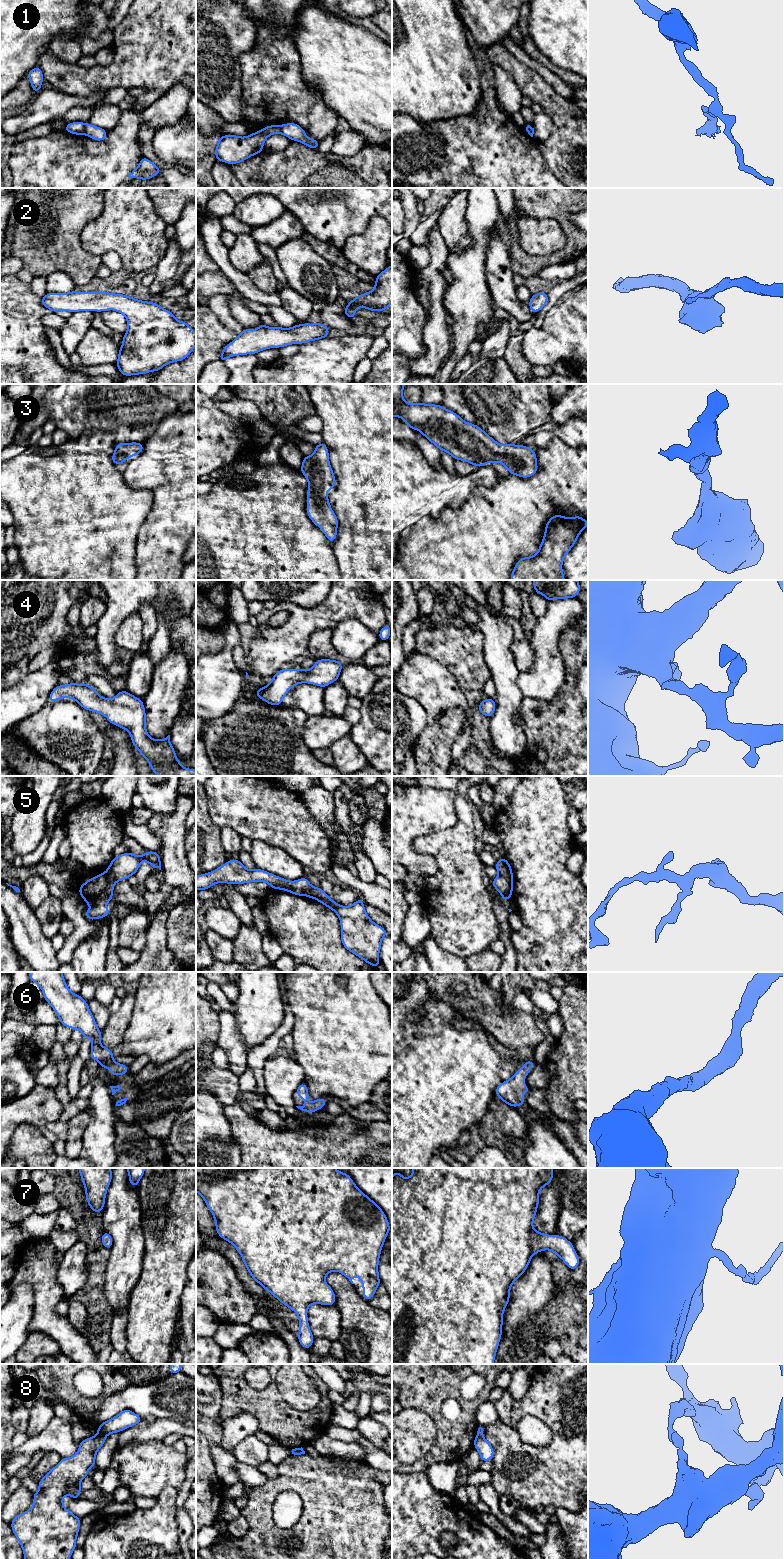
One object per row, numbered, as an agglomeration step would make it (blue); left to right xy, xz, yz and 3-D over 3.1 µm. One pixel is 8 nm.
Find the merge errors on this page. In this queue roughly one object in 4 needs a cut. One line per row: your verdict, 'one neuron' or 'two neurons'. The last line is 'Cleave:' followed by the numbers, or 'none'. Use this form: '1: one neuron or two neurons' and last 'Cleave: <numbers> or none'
1: two neurons
2: one neuron
3: one neuron
4: one neuron
5: two neurons
6: one neuron
7: one neuron
8: two neurons
Cleave: 1, 5, 8

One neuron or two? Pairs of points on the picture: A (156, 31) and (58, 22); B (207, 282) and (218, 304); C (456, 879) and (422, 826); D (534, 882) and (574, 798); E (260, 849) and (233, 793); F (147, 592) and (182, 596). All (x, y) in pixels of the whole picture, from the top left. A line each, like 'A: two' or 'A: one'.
A: two
B: two
C: two
D: two
E: two
F: two

